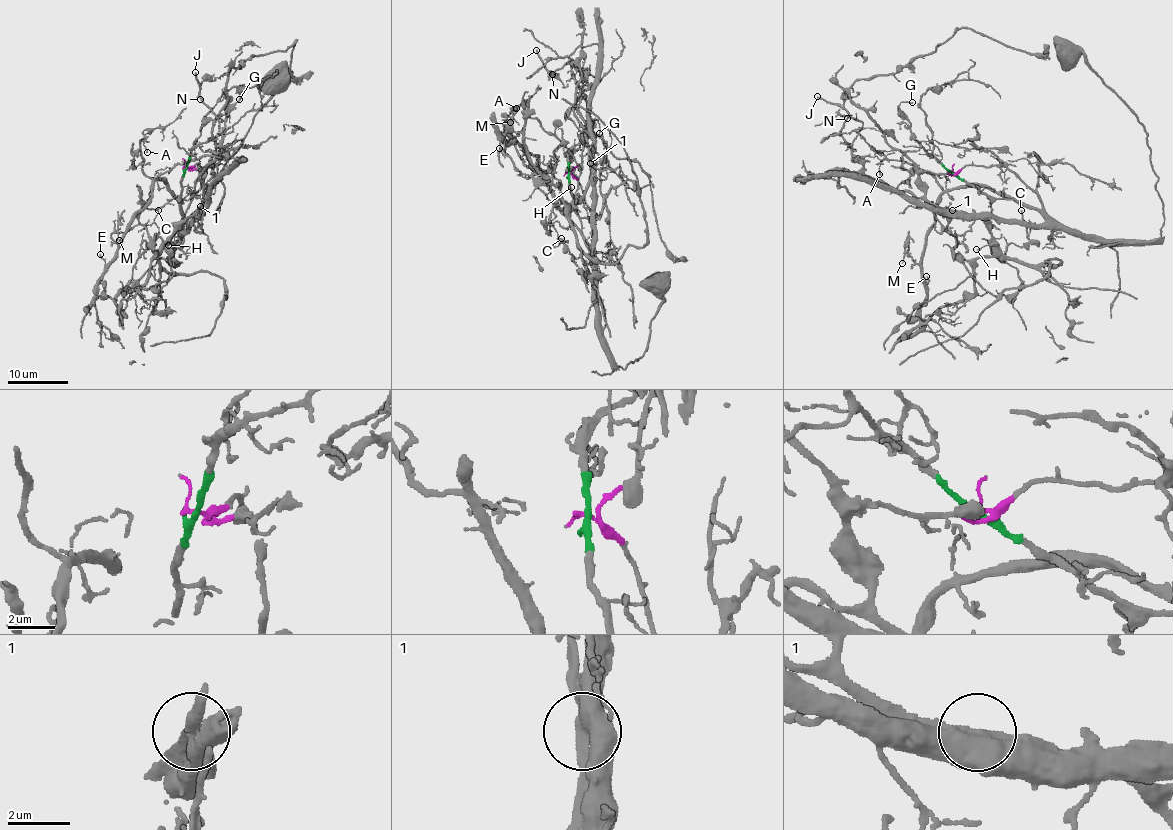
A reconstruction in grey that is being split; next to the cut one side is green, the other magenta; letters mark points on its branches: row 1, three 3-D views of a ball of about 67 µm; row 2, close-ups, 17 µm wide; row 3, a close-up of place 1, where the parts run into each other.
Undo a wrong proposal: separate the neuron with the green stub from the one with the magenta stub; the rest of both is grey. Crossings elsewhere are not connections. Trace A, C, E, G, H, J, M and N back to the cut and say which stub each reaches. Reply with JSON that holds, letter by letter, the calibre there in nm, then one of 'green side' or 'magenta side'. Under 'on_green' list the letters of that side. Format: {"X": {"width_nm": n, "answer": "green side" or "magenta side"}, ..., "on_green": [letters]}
{"A": {"width_nm": 120, "answer": "green side"}, "C": {"width_nm": 110, "answer": "magenta side"}, "E": {"width_nm": 130, "answer": "green side"}, "G": {"width_nm": 110, "answer": "green side"}, "H": {"width_nm": 120, "answer": "magenta side"}, "J": {"width_nm": 200, "answer": "magenta side"}, "M": {"width_nm": 80, "answer": "green side"}, "N": {"width_nm": 240, "answer": "magenta side"}, "on_green": ["A", "E", "G", "M"]}

